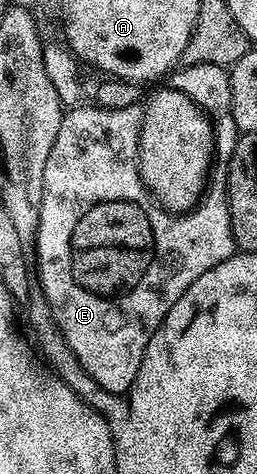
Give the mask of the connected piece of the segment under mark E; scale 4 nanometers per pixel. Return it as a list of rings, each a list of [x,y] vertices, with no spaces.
[[[211,64],[181,66],[172,73],[171,86],[175,91],[181,91],[187,98],[193,100],[209,117],[213,126],[215,159],[212,161],[207,187],[201,199],[188,212],[180,214],[169,212],[168,209],[158,204],[141,180],[137,165],[137,147],[140,144],[140,128],[144,120],[145,109],[140,103],[124,106],[123,109],[98,106],[91,106],[91,108],[70,107],[61,117],[59,134],[55,137],[55,146],[51,146],[51,154],[47,154],[47,170],[43,170],[43,206],[39,210],[35,272],[53,311],[55,322],[59,326],[63,338],[67,338],[67,346],[71,346],[71,350],[75,350],[75,358],[79,358],[83,370],[87,370],[87,374],[91,374],[91,378],[95,378],[95,382],[99,382],[99,386],[103,386],[103,390],[114,394],[128,393],[131,382],[135,382],[135,374],[139,374],[139,362],[143,362],[143,350],[147,350],[147,342],[151,342],[151,334],[155,334],[155,330],[159,330],[163,318],[167,318],[167,310],[171,310],[171,306],[175,306],[175,302],[179,302],[183,290],[187,290],[187,286],[191,286],[191,282],[195,282],[195,278],[199,278],[199,274],[207,274],[207,270],[211,270],[211,266],[219,266],[219,262],[227,262],[227,258],[231,258],[235,251],[231,234],[231,214],[227,206],[227,170],[231,162],[231,154],[235,154],[235,142],[239,133],[235,126],[235,118],[231,114],[229,68]]]

